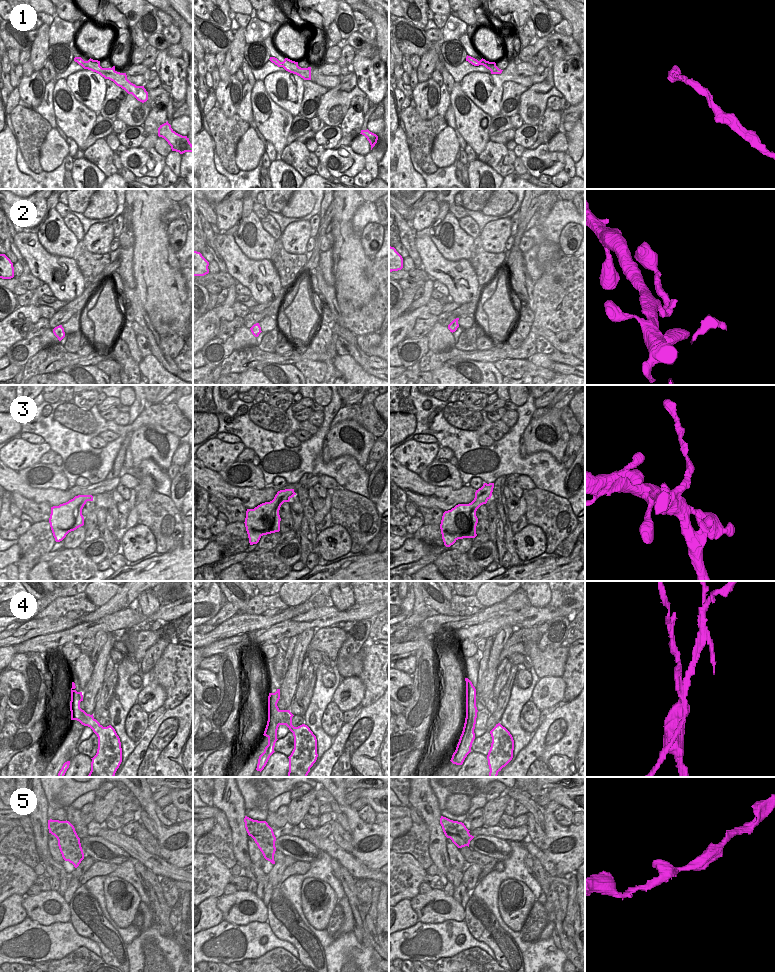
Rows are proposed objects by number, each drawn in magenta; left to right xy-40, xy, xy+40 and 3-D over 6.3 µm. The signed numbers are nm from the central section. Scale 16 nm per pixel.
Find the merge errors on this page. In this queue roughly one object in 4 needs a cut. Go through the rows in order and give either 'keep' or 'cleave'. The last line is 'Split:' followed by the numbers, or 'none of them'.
1: cleave
2: cleave
3: cleave
4: cleave
5: keep
Split: 1, 2, 3, 4

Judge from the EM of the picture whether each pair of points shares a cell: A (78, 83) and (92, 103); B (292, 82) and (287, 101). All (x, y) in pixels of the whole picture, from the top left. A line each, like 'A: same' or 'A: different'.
A: same
B: same

